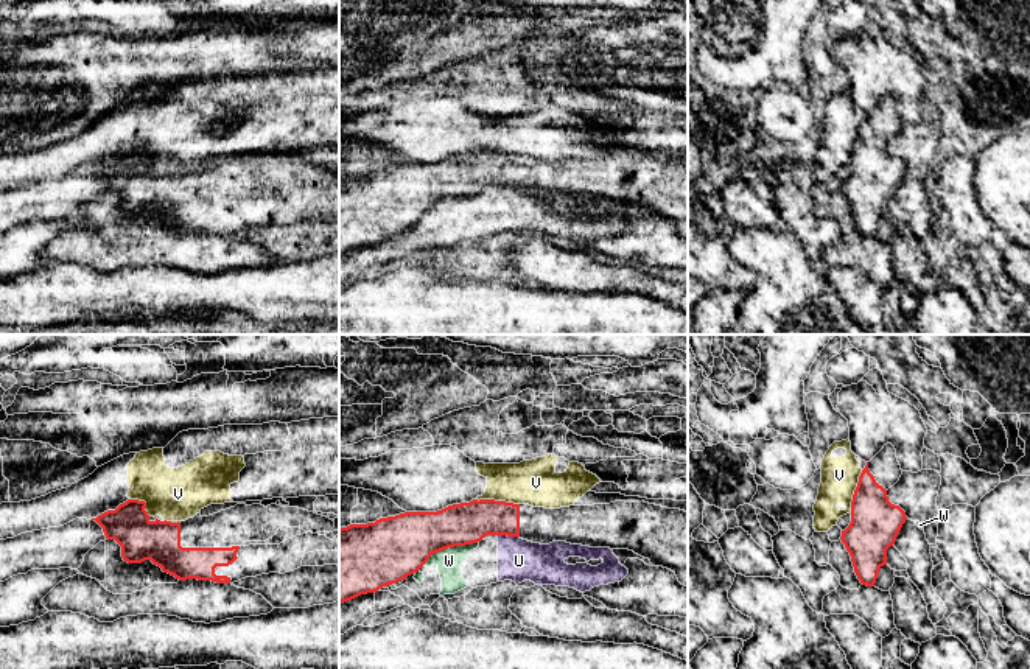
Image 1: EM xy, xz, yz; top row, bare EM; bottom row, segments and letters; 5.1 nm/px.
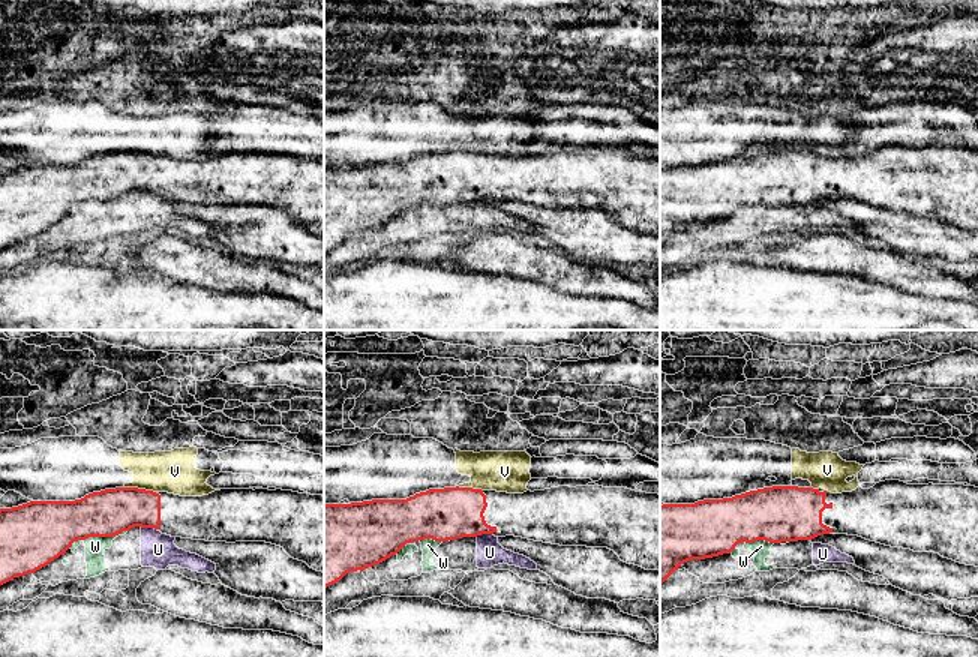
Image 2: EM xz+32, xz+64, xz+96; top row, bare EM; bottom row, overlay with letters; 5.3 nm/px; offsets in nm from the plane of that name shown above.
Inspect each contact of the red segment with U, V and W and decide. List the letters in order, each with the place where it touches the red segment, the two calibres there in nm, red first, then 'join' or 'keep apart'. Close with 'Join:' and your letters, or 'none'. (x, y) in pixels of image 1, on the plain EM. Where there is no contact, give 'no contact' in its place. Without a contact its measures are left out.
U: meets red in xz at (509, 187); 220 nm thick on the red side, 220 nm on the other; keep apart
V: meets red in xz at (498, 153); 220 nm thick on the red side, 240 nm on the other; keep apart
W: meets red in xz at (450, 198); 300 nm thick on the red side, 130 nm on the other; keep apart
Join: none

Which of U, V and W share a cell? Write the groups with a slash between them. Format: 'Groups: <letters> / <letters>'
Groups: U W / V

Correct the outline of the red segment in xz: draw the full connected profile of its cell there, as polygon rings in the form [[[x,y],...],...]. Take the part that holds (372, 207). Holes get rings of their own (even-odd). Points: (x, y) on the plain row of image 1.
[[[473,151],[437,163],[405,163],[375,174],[339,179],[339,255],[405,232],[417,224],[433,205],[478,194],[487,187],[520,188],[540,196],[566,193],[590,199],[629,201],[649,210],[653,218],[674,222],[678,233],[688,238],[688,163],[685,162],[644,152],[545,160]]]

